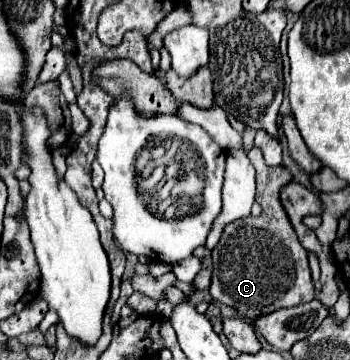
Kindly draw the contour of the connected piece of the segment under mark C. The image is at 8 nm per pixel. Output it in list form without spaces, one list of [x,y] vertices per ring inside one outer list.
[[[252,147],[248,157],[250,157],[252,165],[256,167],[256,201],[262,205],[262,215],[238,219],[224,227],[218,245],[212,249],[210,295],[214,301],[234,307],[244,319],[258,319],[276,309],[294,307],[294,305],[312,301],[314,299],[314,283],[310,279],[310,267],[308,267],[308,259],[306,259],[308,251],[300,245],[300,241],[292,229],[292,223],[288,221],[288,215],[280,203],[280,189],[292,181],[292,173],[284,165],[280,165],[280,167],[266,165],[260,147]]]

